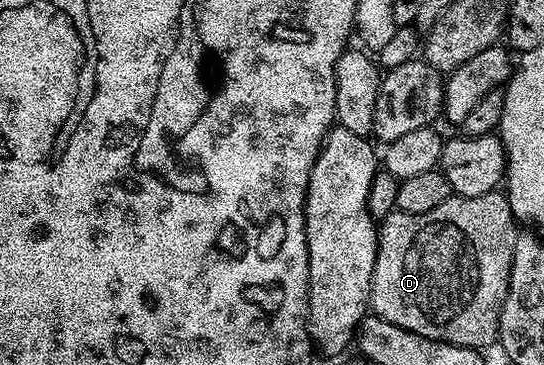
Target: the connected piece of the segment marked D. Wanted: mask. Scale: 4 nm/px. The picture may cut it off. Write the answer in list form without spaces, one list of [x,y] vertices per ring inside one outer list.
[[[495,189],[484,193],[480,197],[460,197],[451,194],[444,205],[436,205],[428,213],[413,215],[395,210],[387,219],[381,220],[378,229],[378,252],[376,253],[376,265],[370,282],[370,307],[373,314],[378,315],[384,321],[392,321],[392,325],[400,325],[400,329],[408,329],[408,333],[416,333],[420,337],[428,337],[432,341],[444,341],[461,347],[476,347],[486,349],[498,338],[498,322],[505,303],[506,294],[509,291],[509,277],[512,273],[513,251],[520,232],[519,224],[514,218],[510,202],[506,200],[501,190]]]

